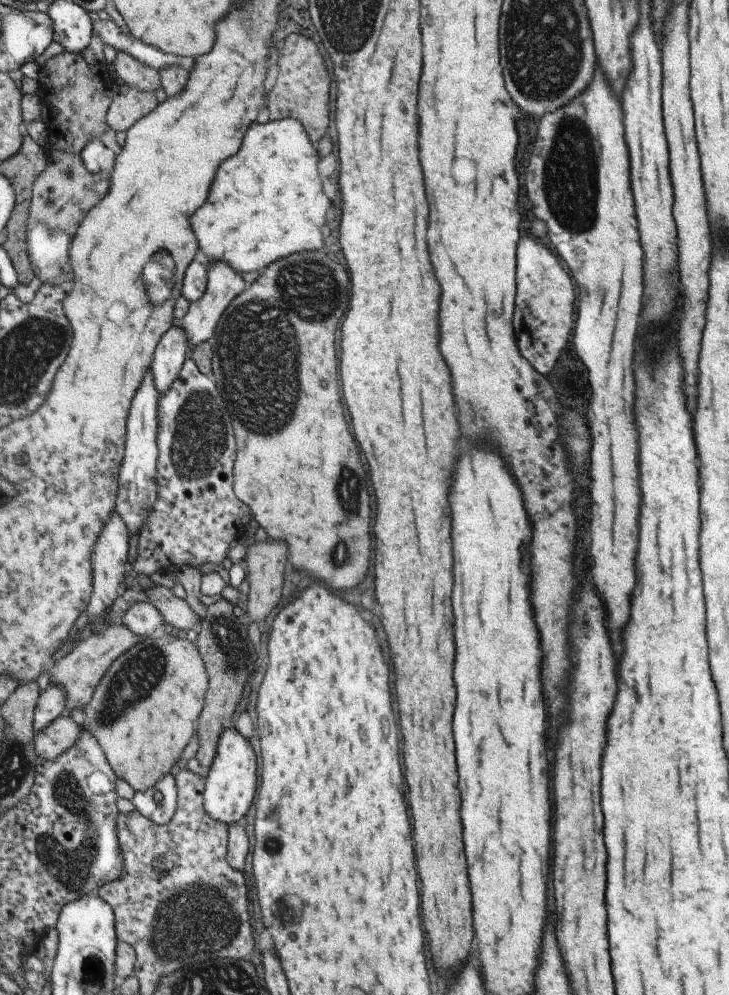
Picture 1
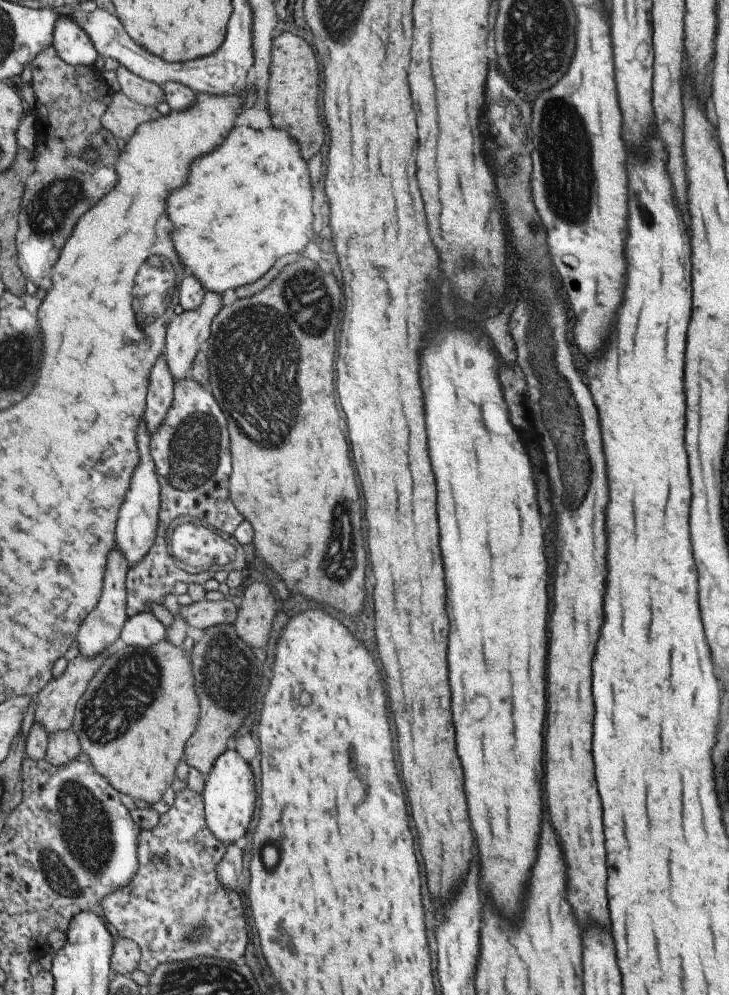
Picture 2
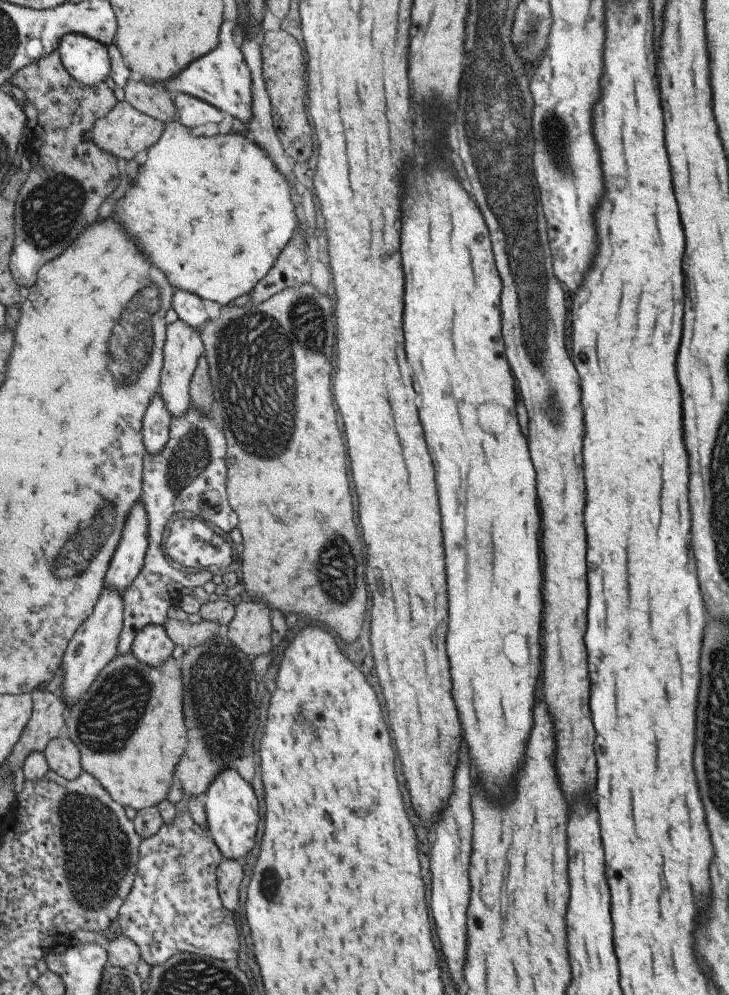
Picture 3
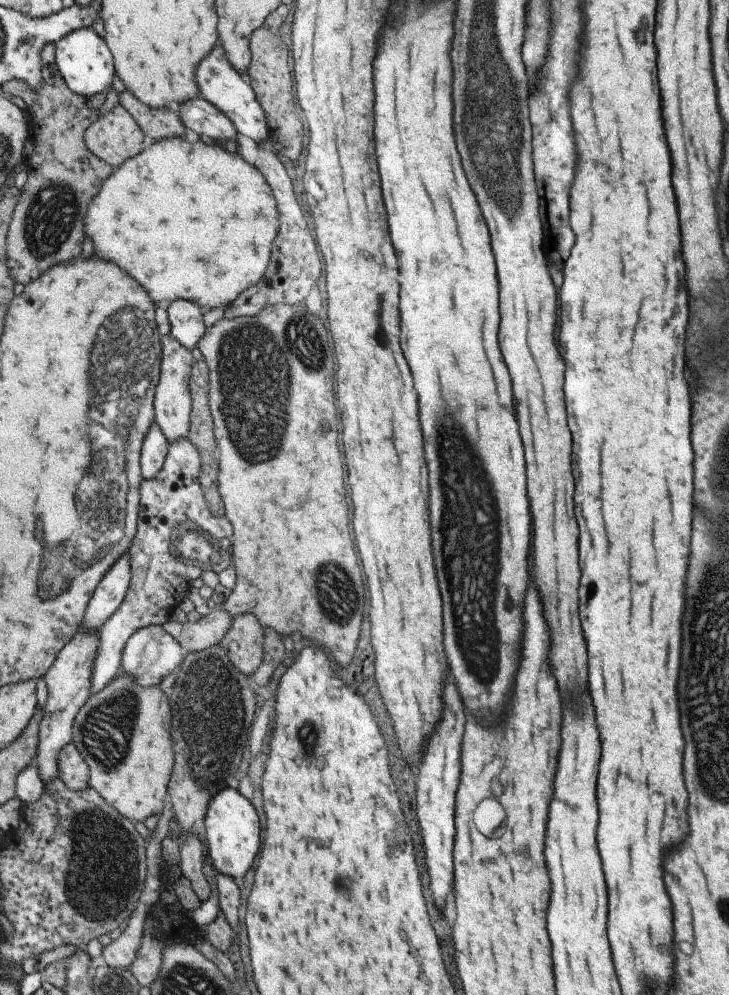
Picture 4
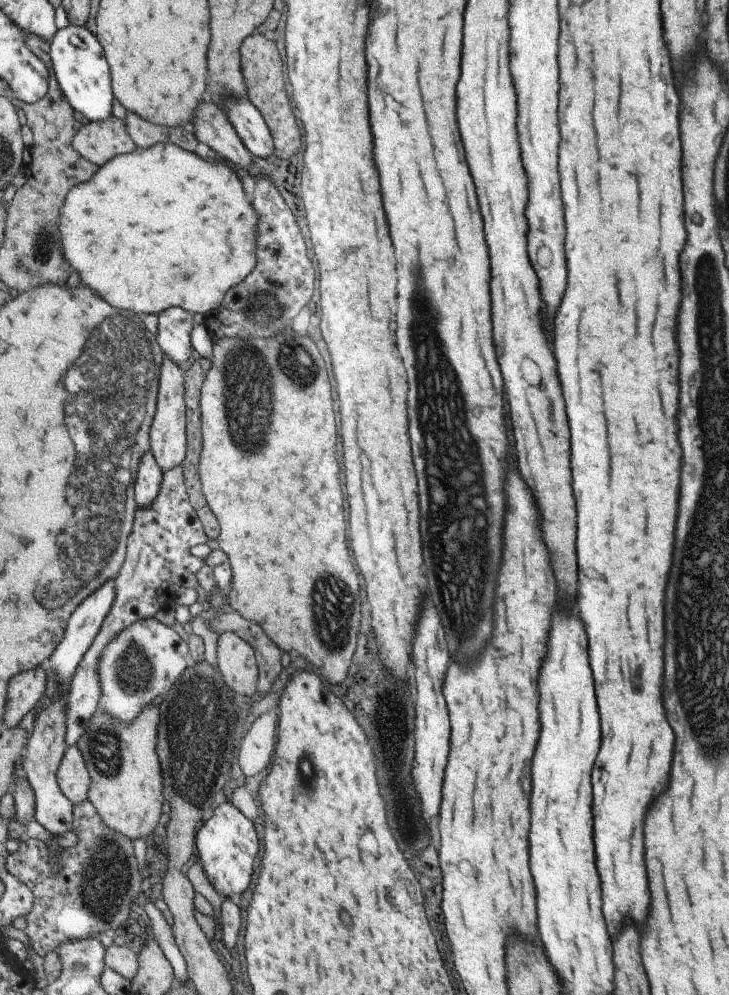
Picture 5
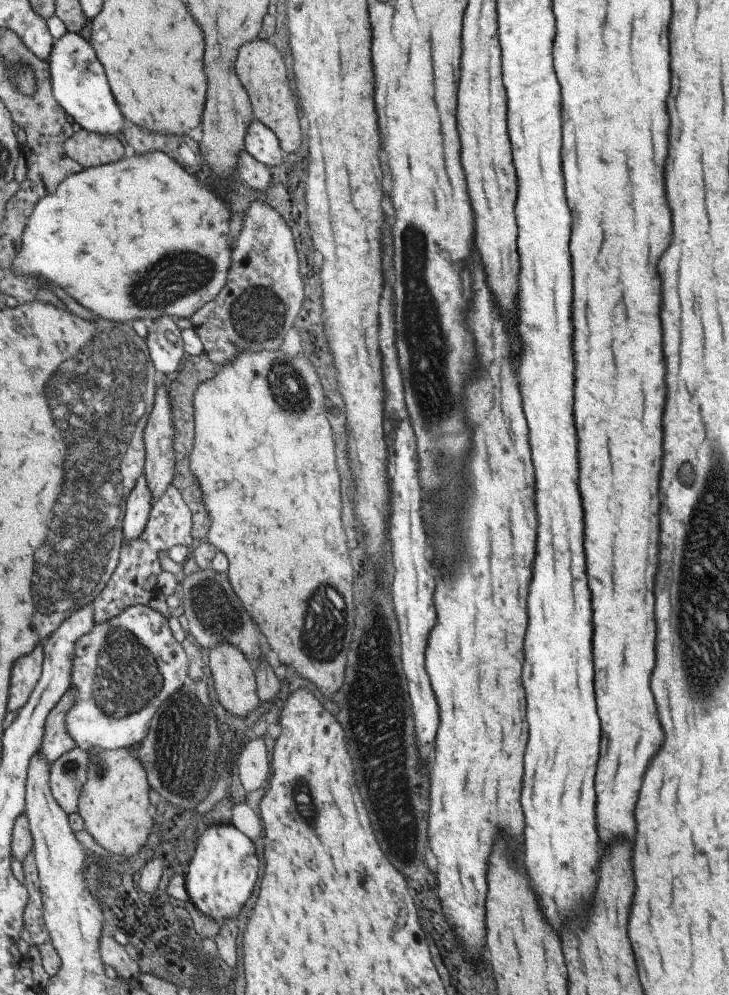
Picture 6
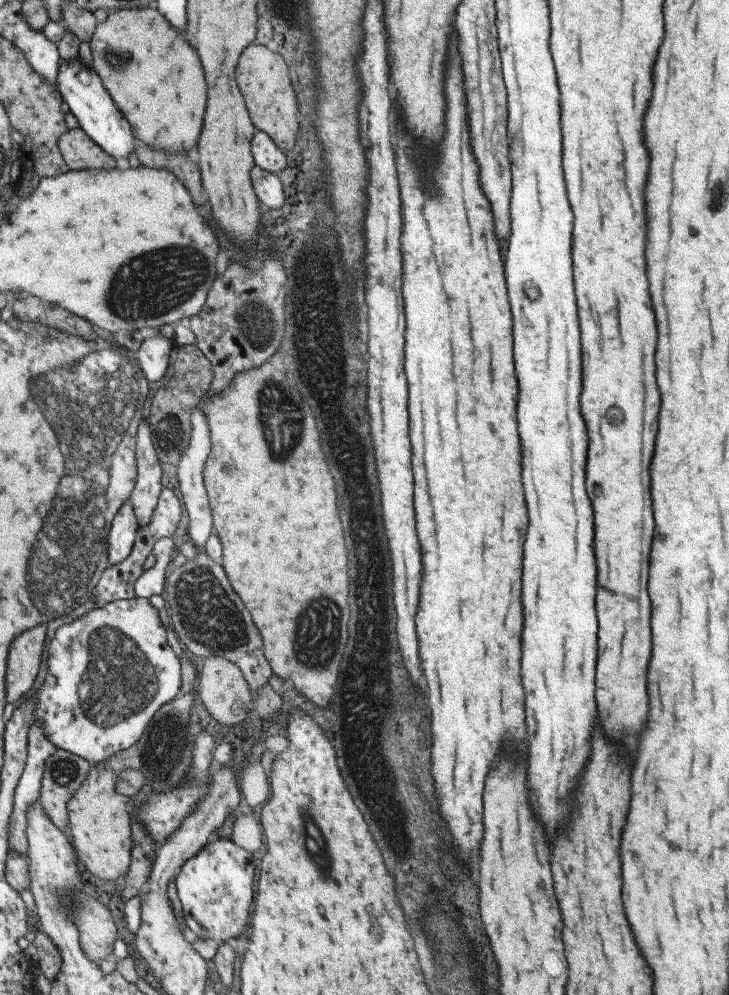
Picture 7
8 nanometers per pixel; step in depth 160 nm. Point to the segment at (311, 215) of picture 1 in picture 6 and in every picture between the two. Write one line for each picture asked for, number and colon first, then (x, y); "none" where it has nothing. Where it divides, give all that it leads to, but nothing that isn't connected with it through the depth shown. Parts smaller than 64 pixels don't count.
2: (247, 206)
3: (212, 212)
4: (192, 221)
5: (157, 228)
6: (140, 238)

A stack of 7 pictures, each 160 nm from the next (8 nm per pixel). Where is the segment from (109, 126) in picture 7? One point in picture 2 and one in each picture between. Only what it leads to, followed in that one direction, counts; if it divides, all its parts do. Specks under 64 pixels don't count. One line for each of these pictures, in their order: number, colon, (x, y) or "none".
2: (73, 44)
3: (87, 59)
4: (85, 59)
5: (84, 72)
6: (82, 86)

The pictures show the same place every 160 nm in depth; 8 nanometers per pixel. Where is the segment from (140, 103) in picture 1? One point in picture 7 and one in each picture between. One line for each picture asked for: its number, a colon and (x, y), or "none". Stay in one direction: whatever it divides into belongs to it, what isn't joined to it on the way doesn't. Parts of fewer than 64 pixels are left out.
2: (124, 117)
3: (125, 132)
4: (116, 137)
5: (99, 142)
6: (90, 149)
7: (81, 152)

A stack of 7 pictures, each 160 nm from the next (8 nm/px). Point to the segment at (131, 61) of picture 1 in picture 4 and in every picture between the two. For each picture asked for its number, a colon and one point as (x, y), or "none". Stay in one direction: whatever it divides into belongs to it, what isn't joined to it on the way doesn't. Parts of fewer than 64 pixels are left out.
2: (142, 91)
3: (151, 99)
4: (164, 123)

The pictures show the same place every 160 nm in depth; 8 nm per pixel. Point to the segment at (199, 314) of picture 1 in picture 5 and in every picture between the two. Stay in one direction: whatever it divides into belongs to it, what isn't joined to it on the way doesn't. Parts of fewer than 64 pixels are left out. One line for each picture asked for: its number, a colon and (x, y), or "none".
2: (187, 332)
3: (184, 346)
4: (173, 404)
5: (169, 438)

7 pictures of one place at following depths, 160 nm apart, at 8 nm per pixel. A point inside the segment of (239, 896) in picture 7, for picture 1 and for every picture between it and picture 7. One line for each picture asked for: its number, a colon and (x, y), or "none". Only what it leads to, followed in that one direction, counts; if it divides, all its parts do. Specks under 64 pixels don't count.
1: (230, 780)
2: (228, 795)
3: (230, 808)
4: (230, 829)
5: (226, 845)
6: (221, 874)

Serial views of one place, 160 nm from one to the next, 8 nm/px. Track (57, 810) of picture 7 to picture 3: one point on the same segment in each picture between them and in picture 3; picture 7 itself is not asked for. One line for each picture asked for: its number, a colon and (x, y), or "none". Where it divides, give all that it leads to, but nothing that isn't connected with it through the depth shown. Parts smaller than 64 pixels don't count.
3: (64, 756)
4: (73, 768)
5: (74, 777)
6: (70, 773)

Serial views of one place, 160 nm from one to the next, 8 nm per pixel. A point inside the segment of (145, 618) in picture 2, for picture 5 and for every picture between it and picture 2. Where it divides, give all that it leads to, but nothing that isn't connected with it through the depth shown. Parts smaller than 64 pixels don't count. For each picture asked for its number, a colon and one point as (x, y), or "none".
3: (153, 645)
4: (151, 653)
5: (145, 661)

